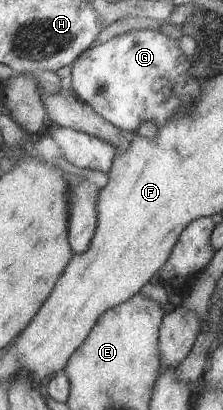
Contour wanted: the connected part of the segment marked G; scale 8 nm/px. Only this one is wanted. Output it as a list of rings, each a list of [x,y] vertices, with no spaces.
[[[145,28],[129,30],[101,44],[94,43],[73,60],[66,85],[73,89],[73,94],[81,102],[88,104],[105,122],[116,126],[127,138],[135,135],[139,122],[149,121],[156,127],[163,126],[169,118],[175,116],[177,110],[181,110],[181,106],[187,110],[189,104],[195,104],[197,90],[201,90],[204,79],[190,74],[192,63],[181,54],[177,41],[161,34],[159,30]]]

